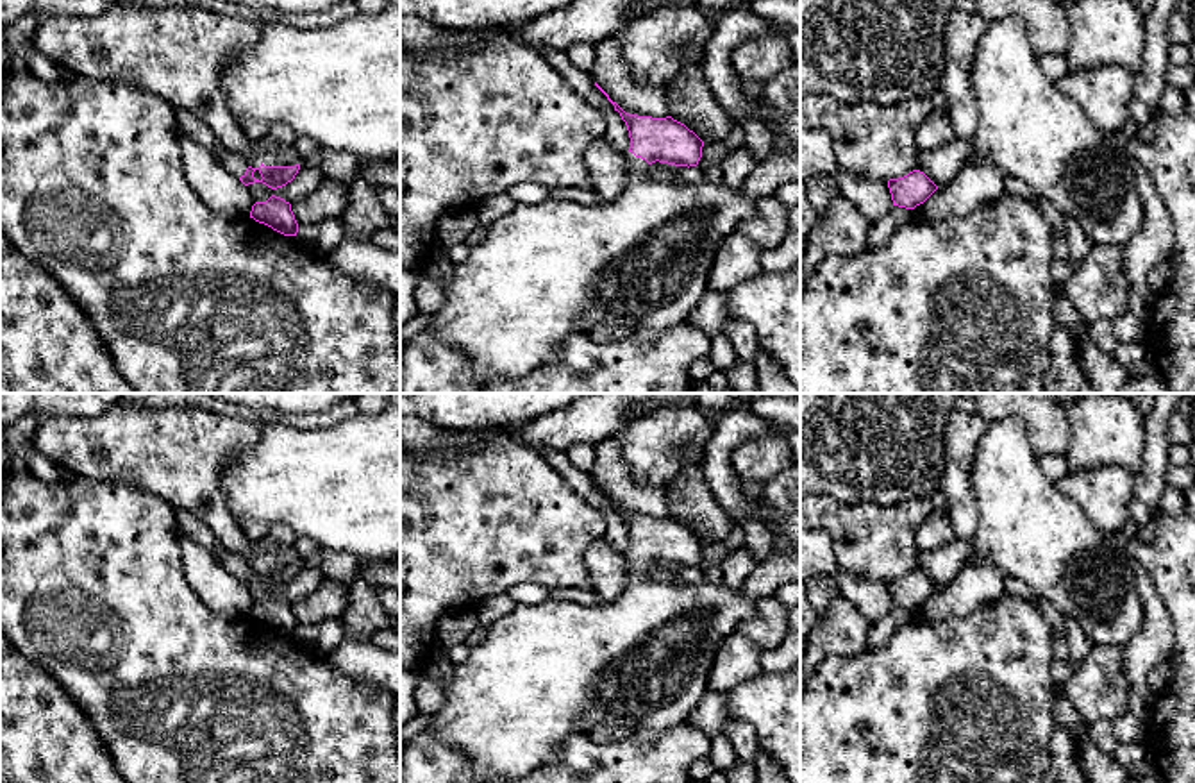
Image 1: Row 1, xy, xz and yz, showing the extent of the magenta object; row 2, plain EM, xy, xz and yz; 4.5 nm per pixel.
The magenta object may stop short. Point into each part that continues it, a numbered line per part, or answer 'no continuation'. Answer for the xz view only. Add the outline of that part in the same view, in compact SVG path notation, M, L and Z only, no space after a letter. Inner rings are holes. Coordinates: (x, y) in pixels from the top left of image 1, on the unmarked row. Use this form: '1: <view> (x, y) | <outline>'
1: xz (545, 671) | M627 552L627 581L620 595L611 601L602 601L595 606L584 606L572 601L557 601L554 597L541 604L516 604L516 610L507 617L497 620L489 629L484 642L472 647L470 658L455 665L450 685L445 690L445 704L434 713L434 722L429 726L429 733L443 740L450 747L463 751L472 762L473 778L479 783L489 779L514 779L538 767L552 765L559 758L559 751L564 740L572 733L589 735L597 726L618 726L618 728L648 728L663 729L686 722L691 710L698 704L707 690L709 670L713 665L714 651L722 640L732 635L738 626L756 613L756 606L741 594L740 588L729 588L723 583L711 585L707 581L700 585L661 585L648 577L648 563Z

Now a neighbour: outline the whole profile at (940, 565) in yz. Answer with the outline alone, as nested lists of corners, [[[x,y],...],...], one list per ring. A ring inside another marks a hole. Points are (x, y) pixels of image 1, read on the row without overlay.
[[[954,538],[950,543],[934,551],[920,551],[918,570],[938,588],[948,585],[968,561],[972,542],[974,540]]]

